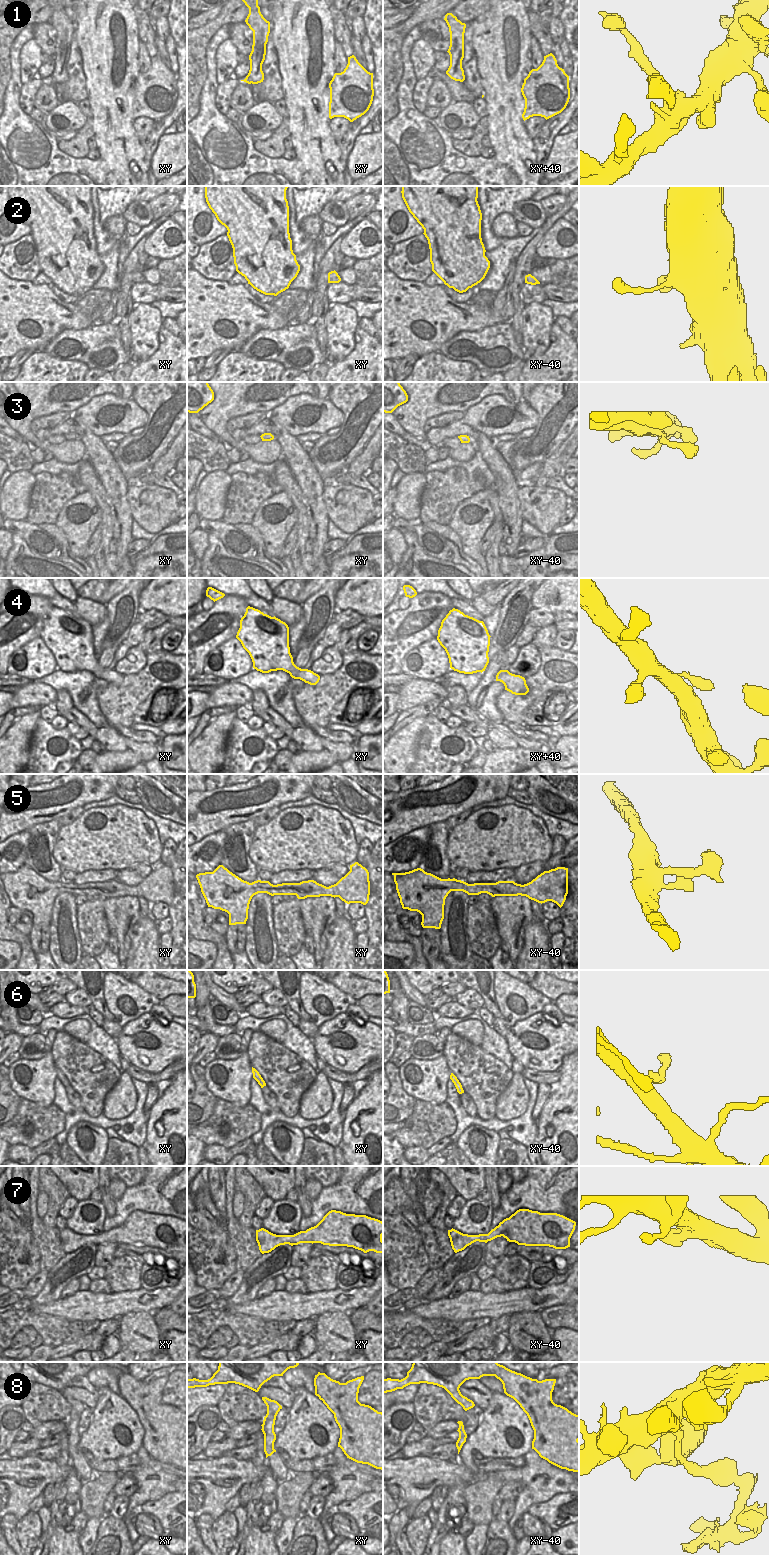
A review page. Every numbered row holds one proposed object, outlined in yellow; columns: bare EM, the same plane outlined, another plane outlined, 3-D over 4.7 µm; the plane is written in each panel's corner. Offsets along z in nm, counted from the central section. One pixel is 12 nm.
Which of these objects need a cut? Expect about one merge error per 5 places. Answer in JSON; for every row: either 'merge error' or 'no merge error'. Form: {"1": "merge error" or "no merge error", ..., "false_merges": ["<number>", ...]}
{"1": "no merge error", "2": "no merge error", "3": "no merge error", "4": "no merge error", "5": "no merge error", "6": "no merge error", "7": "no merge error", "8": "merge error", "false_merges": ["8"]}

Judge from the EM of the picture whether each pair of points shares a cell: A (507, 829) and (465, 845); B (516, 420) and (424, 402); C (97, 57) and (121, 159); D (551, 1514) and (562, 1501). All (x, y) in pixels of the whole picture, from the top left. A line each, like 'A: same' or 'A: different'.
A: same
B: different
C: same
D: same

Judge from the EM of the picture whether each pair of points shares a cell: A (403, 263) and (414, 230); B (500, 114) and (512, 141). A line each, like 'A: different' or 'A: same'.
A: different
B: same

